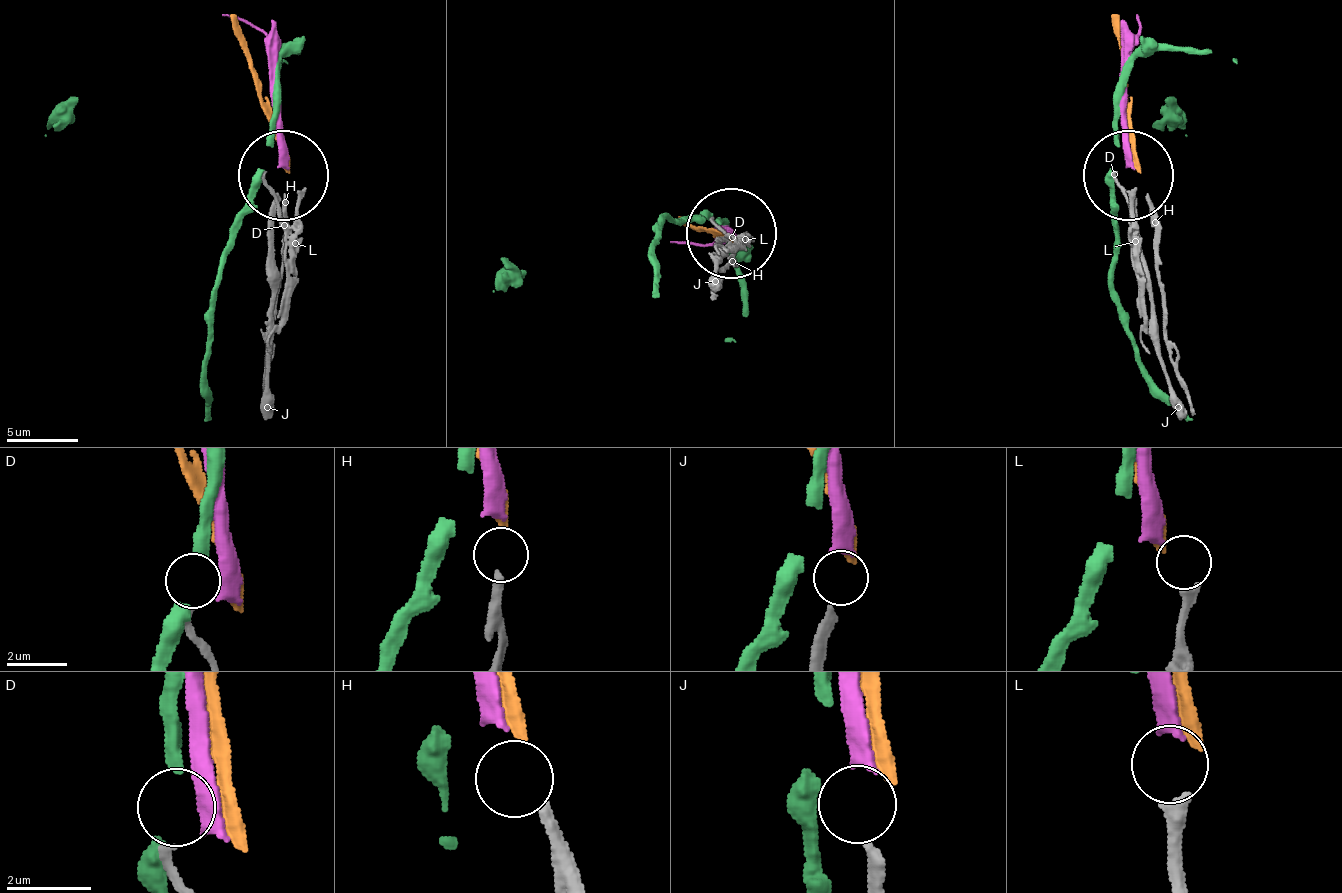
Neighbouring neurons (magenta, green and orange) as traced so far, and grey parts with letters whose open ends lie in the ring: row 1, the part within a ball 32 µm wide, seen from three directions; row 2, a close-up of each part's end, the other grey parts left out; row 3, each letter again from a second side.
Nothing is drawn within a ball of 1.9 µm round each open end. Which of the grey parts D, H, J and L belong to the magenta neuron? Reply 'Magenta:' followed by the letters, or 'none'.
Magenta: J

